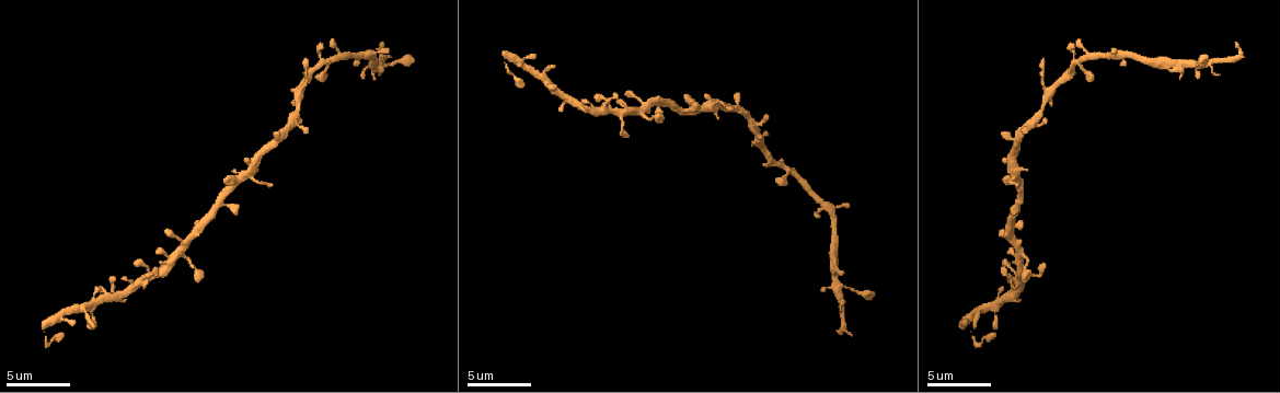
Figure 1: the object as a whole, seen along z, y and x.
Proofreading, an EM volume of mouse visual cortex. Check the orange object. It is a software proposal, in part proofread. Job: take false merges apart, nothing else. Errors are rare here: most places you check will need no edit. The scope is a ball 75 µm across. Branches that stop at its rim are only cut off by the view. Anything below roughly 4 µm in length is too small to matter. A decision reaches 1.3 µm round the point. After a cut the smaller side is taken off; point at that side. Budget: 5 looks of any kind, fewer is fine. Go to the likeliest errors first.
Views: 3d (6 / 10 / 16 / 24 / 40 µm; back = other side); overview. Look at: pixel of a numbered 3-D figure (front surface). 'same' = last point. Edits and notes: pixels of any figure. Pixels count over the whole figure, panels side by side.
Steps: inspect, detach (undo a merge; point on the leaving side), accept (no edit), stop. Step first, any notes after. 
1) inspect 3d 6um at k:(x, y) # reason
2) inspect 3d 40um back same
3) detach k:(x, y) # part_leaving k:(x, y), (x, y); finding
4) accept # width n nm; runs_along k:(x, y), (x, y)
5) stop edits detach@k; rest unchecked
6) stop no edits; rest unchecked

inspect 3d 6um at 1:(1010, 166)

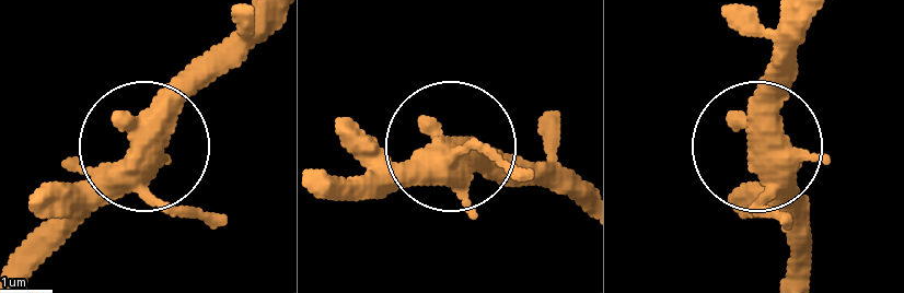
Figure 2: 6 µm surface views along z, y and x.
inspect 3d 6um back at 2:(132, 151)

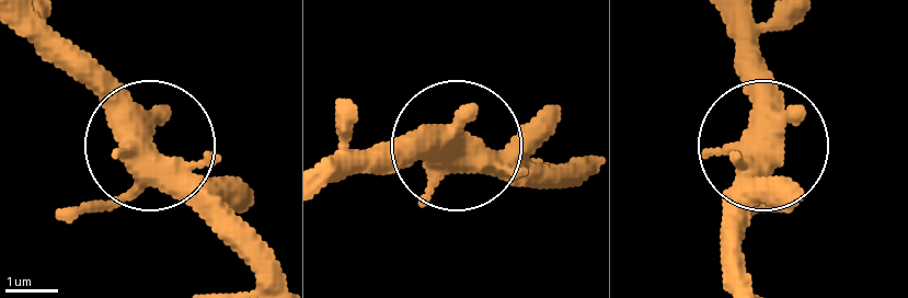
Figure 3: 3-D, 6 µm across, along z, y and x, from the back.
accept # width 490 nm; all the same cell

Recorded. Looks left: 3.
inspect 3d 10um at 1:(1062, 79) # calibre changes

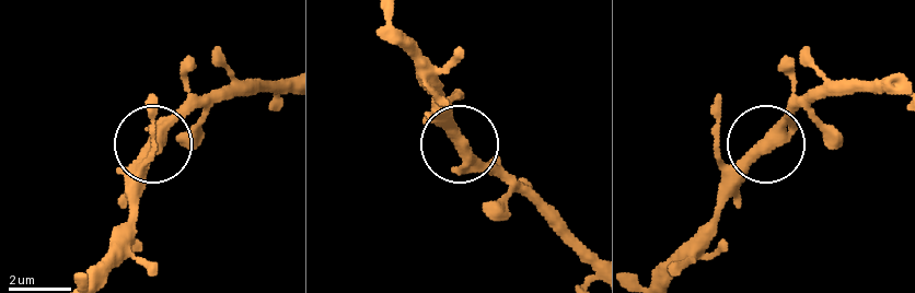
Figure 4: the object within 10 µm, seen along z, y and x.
accept # one cell here

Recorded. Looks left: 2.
inspect 3d 10um at 1:(105, 293) # four-way junction

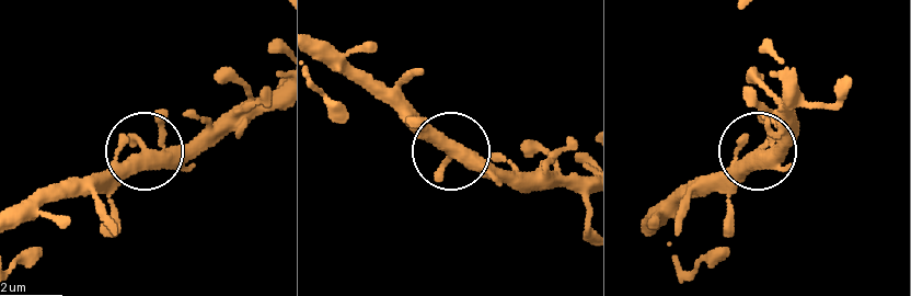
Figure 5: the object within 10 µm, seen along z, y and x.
accept # one cell here

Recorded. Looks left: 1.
stop no edits; rest unchecked

